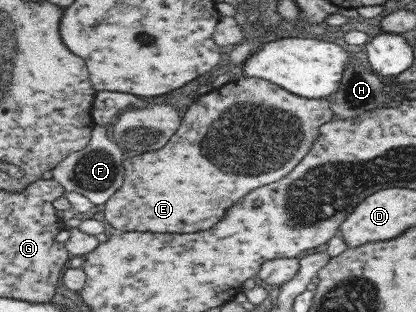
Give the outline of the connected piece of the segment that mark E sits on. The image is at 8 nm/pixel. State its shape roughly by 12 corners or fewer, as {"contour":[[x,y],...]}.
{"contour":[[258,77],[200,95],[126,160],[124,232],[210,230],[333,119]]}

